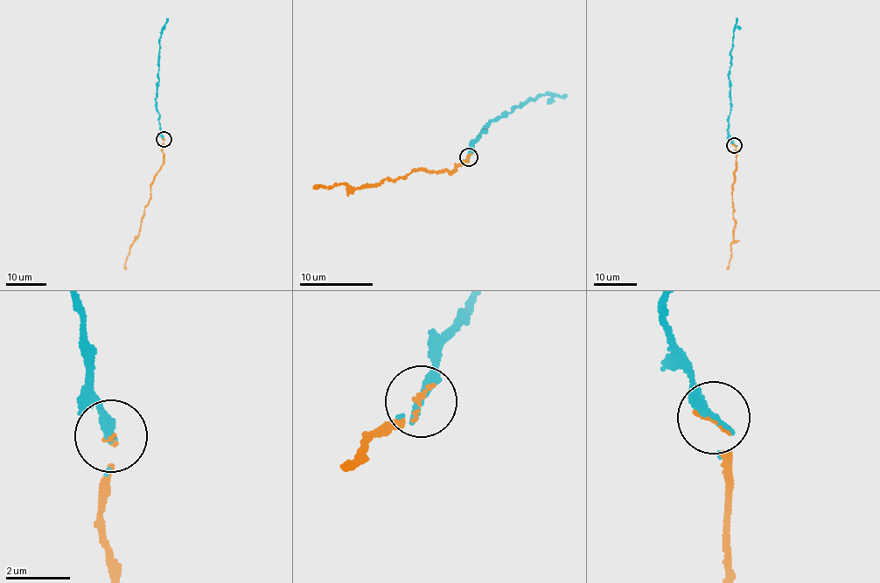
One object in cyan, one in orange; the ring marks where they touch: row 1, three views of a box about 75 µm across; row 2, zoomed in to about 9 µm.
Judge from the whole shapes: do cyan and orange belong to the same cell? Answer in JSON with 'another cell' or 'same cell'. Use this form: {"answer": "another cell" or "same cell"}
{"answer": "same cell"}

